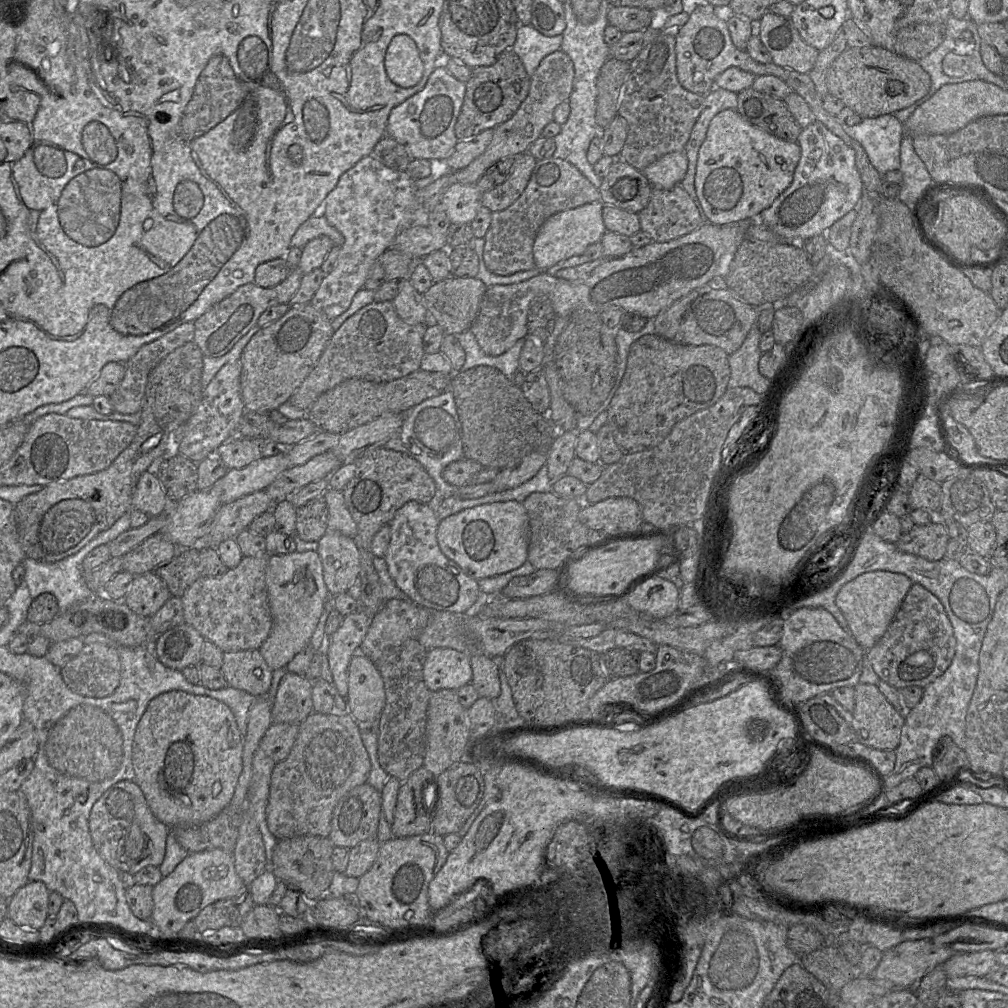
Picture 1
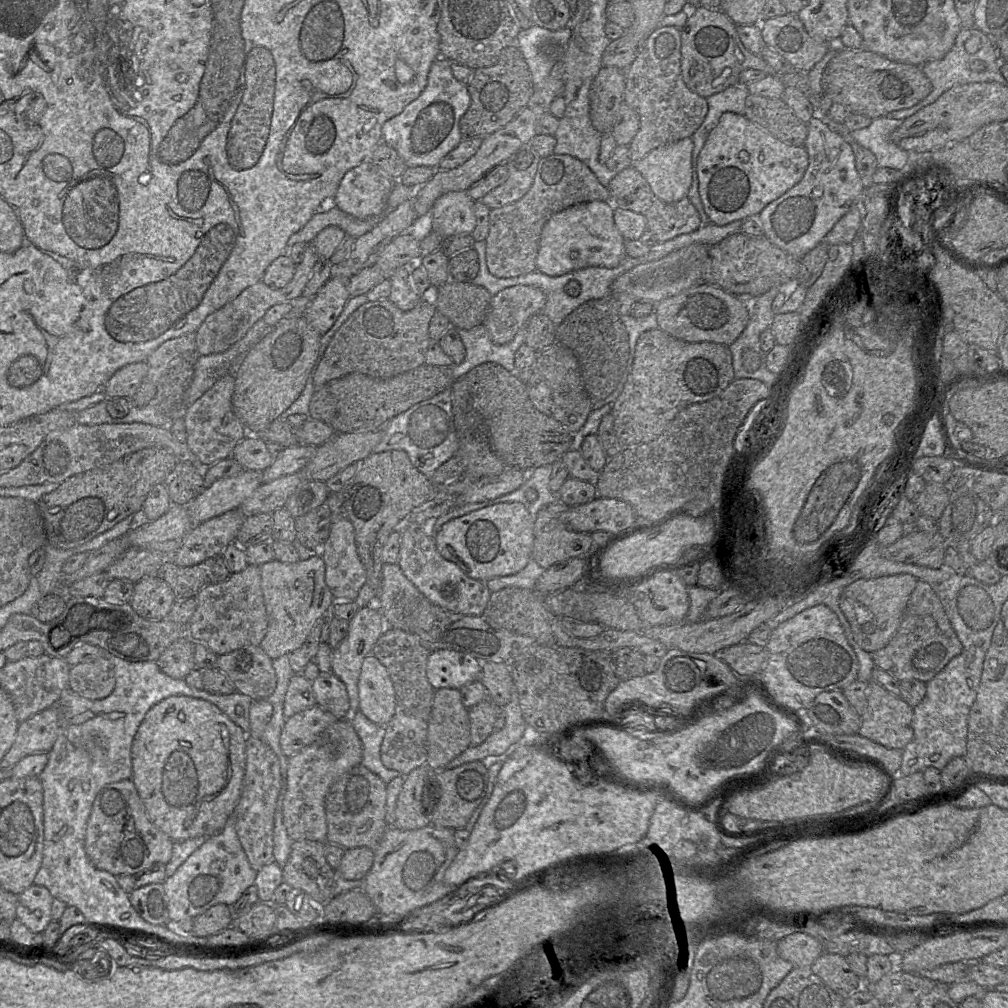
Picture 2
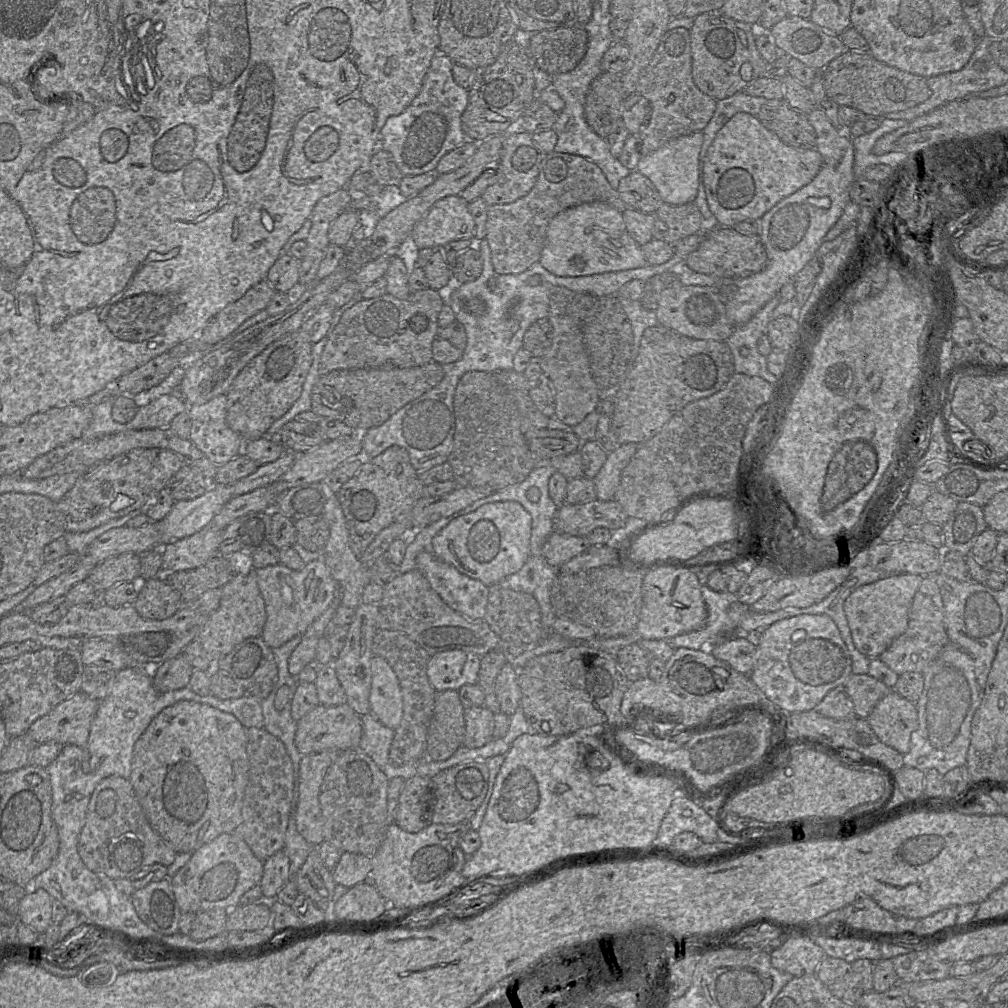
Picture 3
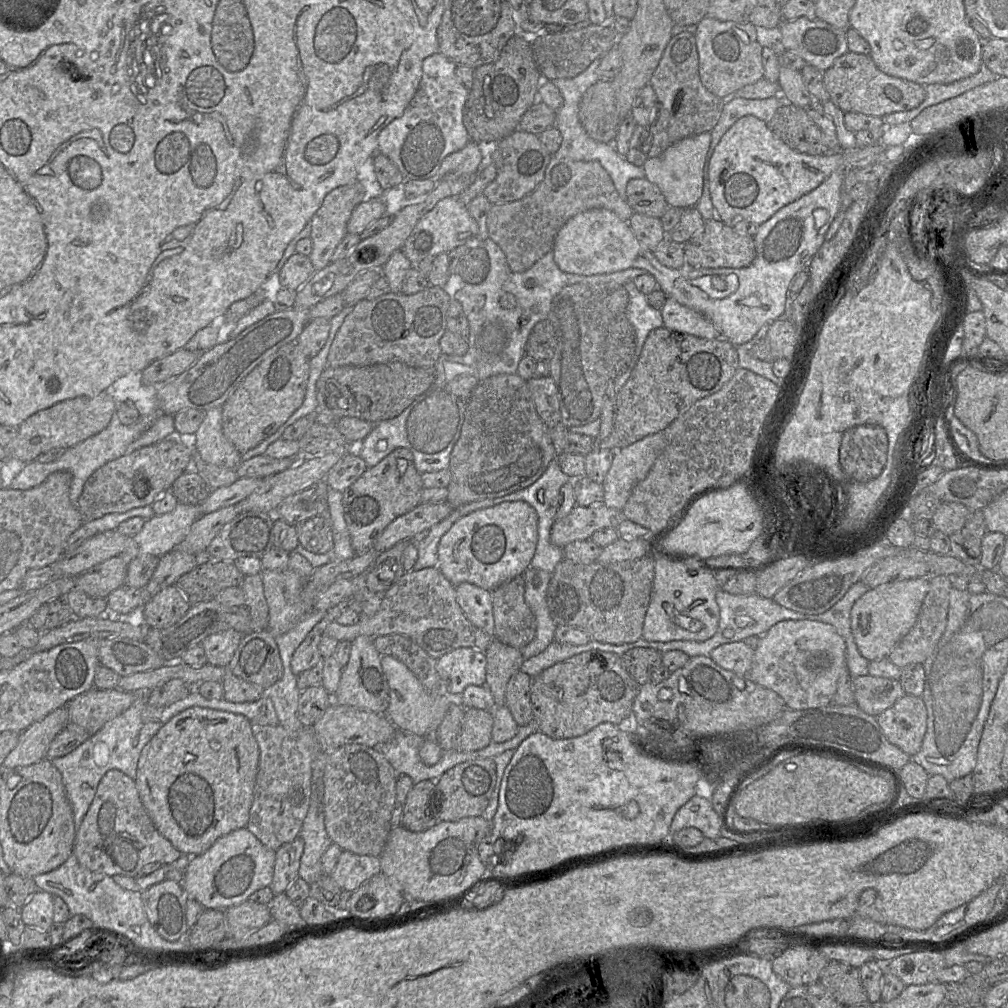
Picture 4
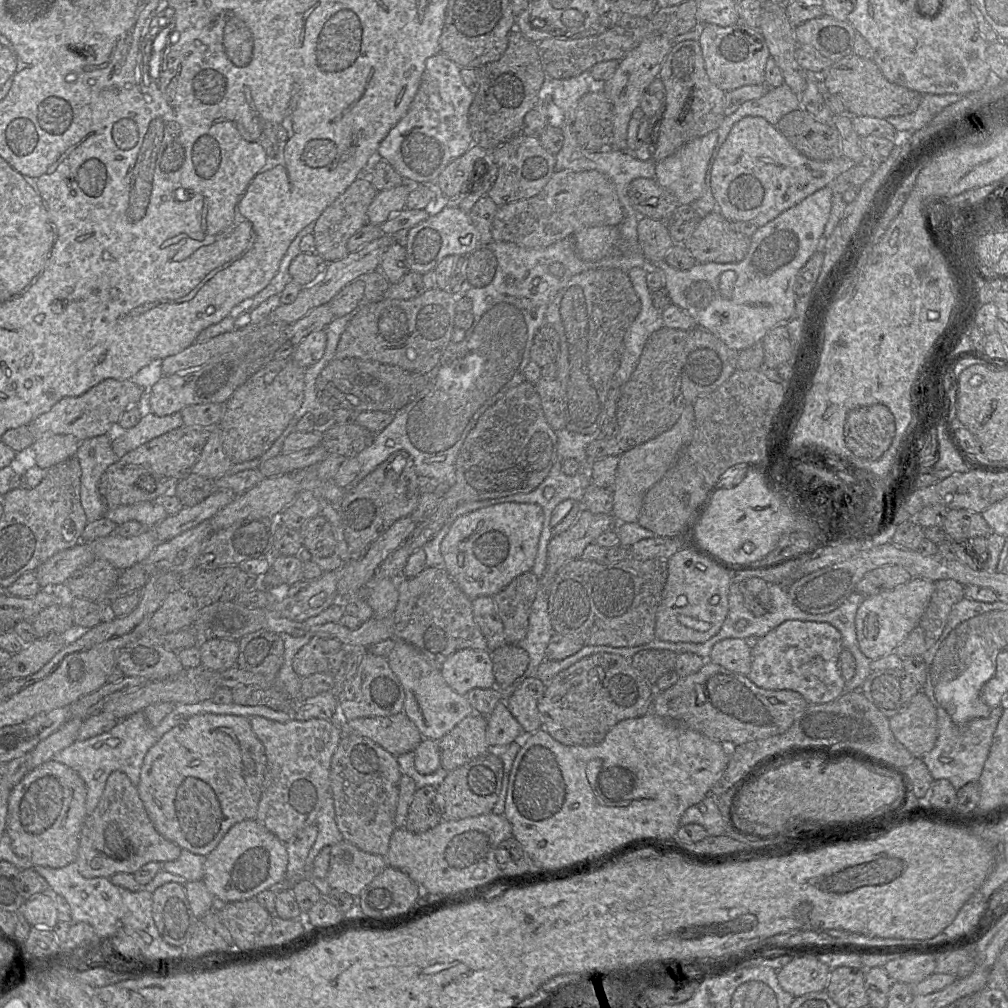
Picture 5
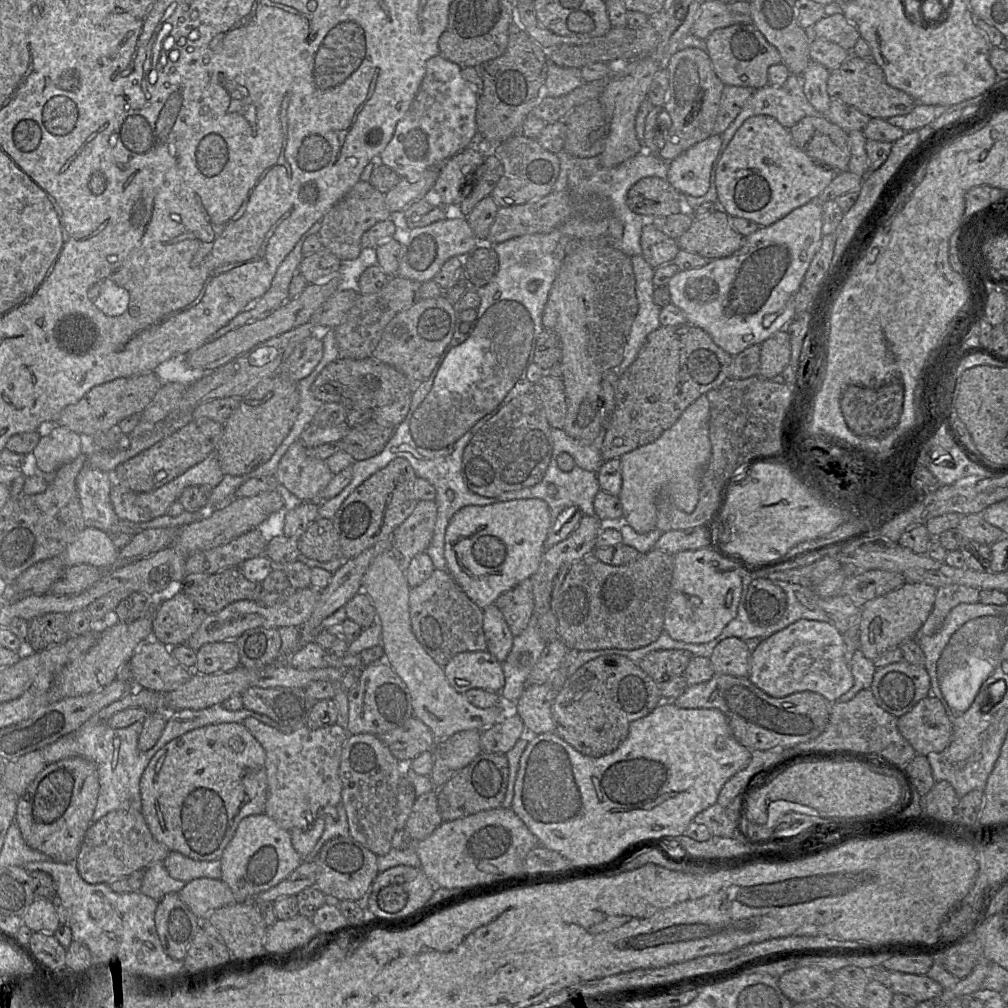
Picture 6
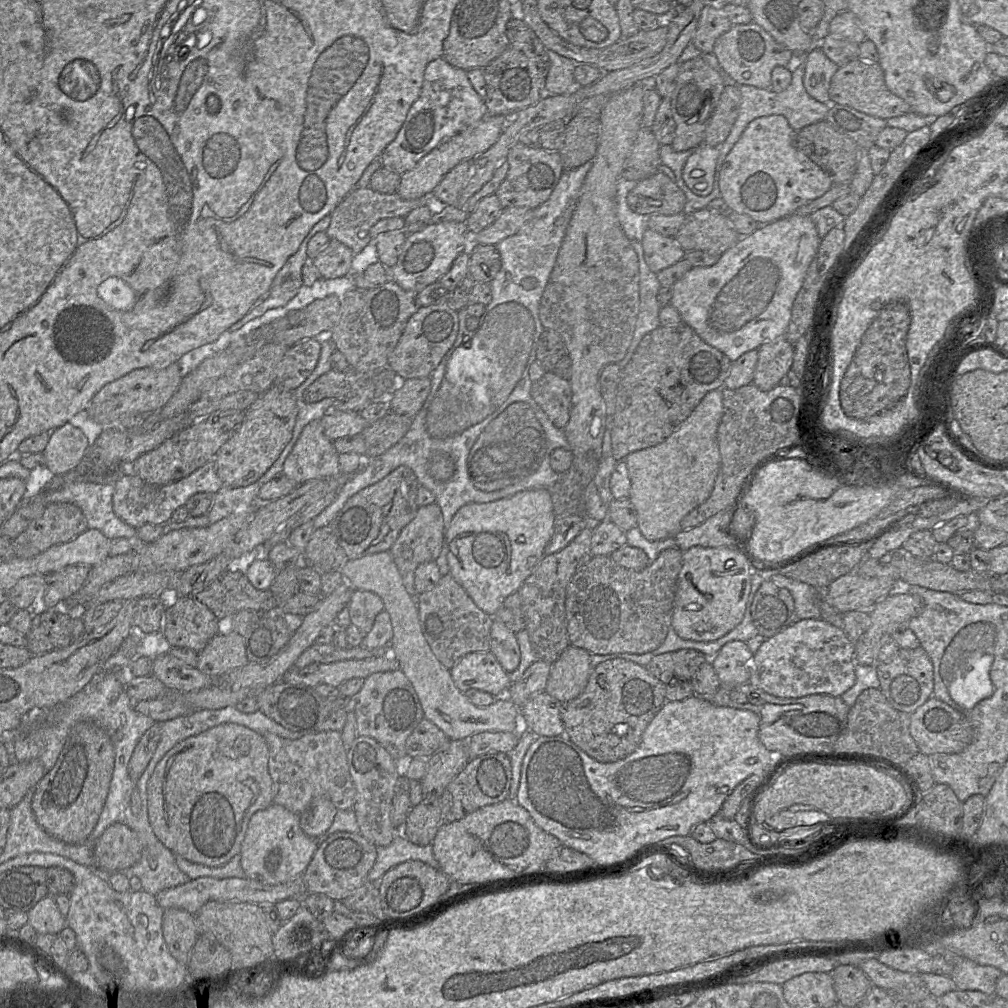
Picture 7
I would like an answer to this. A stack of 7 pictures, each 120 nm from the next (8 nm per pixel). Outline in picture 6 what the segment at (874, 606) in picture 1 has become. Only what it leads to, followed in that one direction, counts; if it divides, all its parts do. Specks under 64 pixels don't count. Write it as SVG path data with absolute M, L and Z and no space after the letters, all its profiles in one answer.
M905 582L902 586L866 602L860 611L859 624L859 649L863 655L874 661L887 650L898 647L899 644L908 638L914 638L917 631L928 618L935 601L937 588L928 584Z

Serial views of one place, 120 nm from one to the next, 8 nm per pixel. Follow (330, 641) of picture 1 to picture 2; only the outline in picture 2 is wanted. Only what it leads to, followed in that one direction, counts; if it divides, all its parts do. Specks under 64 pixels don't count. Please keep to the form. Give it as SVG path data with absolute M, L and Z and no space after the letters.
M375 605L361 607L349 621L345 638L333 649L331 672L344 683L352 713L359 708L358 680L363 660L372 653L375 643L385 629L384 617Z

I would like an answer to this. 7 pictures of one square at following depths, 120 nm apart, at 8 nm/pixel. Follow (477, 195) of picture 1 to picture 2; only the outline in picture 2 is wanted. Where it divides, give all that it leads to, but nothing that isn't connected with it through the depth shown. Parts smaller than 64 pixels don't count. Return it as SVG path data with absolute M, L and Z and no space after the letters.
M451 191L440 196L430 212L432 231L443 237L471 234L476 225L474 202L464 191Z

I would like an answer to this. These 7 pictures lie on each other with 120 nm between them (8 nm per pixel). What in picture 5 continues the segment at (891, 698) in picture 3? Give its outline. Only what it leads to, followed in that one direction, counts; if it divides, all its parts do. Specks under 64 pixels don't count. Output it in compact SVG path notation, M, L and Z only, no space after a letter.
M919 691L912 697L903 711L889 718L889 726L895 738L913 755L913 757L921 758L934 748L937 740L938 721L936 708L927 695Z

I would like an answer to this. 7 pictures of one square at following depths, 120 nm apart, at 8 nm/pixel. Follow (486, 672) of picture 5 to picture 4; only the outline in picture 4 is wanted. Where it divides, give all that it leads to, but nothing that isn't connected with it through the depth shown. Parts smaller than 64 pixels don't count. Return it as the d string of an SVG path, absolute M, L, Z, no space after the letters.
M474 648L455 649L439 657L435 669L445 692L451 697L460 697L468 685L485 685L485 651Z

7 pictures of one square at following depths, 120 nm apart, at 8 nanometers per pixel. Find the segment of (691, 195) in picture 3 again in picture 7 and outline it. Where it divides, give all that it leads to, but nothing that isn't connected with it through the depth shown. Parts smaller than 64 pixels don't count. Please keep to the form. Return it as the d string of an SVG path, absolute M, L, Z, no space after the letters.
M702 144L687 159L682 177L696 195L707 196L711 193L718 157L719 147Z

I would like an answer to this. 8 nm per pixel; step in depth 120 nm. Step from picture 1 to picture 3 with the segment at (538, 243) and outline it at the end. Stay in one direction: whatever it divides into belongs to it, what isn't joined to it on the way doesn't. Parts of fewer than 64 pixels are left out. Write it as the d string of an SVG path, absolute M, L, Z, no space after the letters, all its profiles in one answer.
M604 202L568 208L549 223L539 263L559 277L578 277L641 268L648 263L628 233L622 212Z

